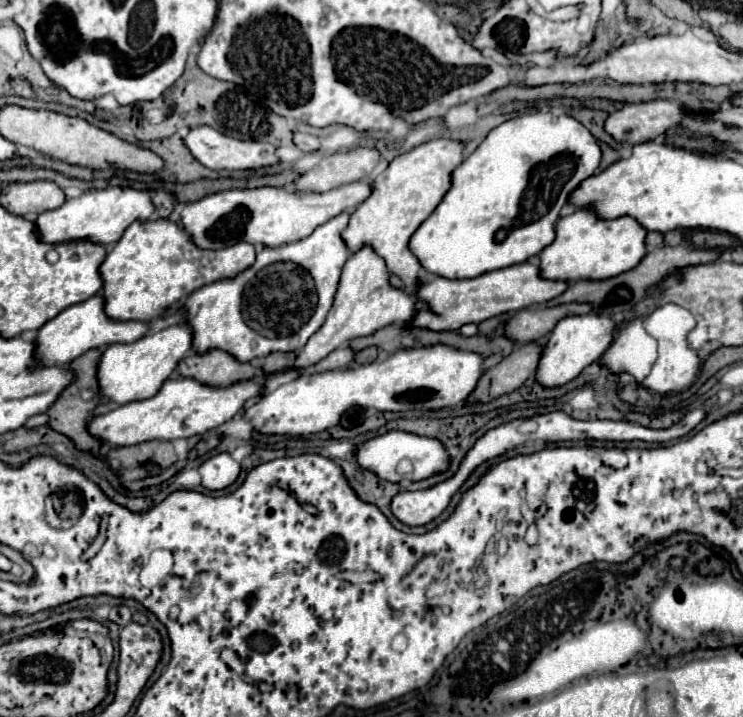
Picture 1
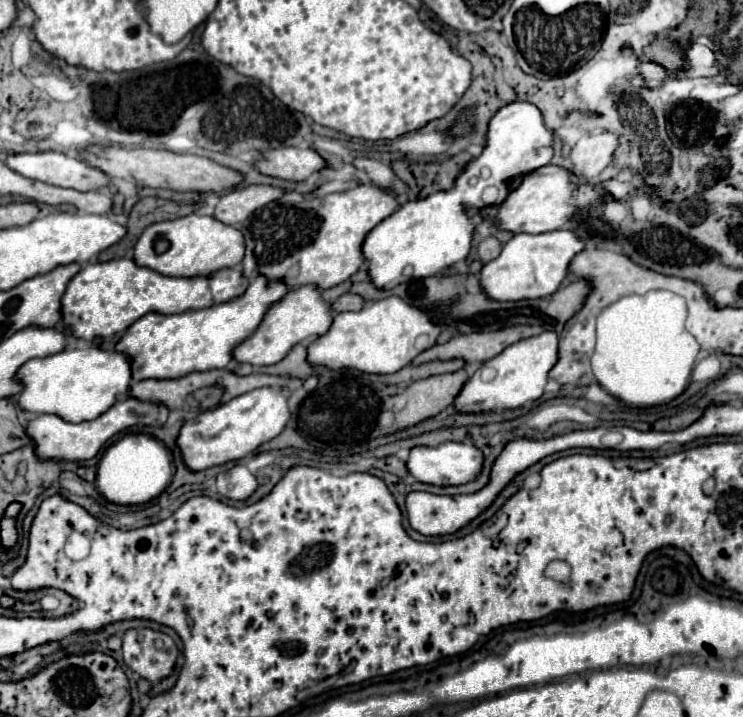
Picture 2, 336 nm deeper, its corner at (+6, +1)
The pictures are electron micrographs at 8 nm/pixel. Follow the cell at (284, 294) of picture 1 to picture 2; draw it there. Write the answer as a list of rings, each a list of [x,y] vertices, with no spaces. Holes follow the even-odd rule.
[[[257,276],[249,284],[245,294],[231,302],[169,316],[155,312],[145,314],[123,332],[123,336],[115,344],[115,352],[121,352],[129,358],[131,376],[135,380],[173,380],[183,378],[191,372],[225,368],[233,358],[233,344],[239,344],[241,340],[245,340],[245,336],[251,336],[257,330],[261,316],[265,316],[269,304],[281,300],[285,292],[287,286],[283,282],[273,282]]]

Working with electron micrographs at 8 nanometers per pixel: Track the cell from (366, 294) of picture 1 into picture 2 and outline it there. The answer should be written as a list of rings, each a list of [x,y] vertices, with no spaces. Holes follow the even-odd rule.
[[[313,284],[293,288],[279,302],[271,304],[257,330],[233,348],[233,358],[237,362],[247,362],[255,368],[277,364],[285,356],[285,352],[289,352],[289,348],[293,348],[295,344],[325,334],[329,330],[331,320],[333,312],[329,310],[329,302],[321,298],[321,292]]]

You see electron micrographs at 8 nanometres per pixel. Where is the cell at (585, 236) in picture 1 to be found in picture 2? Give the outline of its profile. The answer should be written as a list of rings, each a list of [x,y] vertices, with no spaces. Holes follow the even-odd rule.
[[[553,230],[545,234],[515,234],[501,250],[501,254],[483,264],[479,282],[489,300],[517,302],[553,294],[569,276],[569,262],[583,250],[583,242],[571,230]]]

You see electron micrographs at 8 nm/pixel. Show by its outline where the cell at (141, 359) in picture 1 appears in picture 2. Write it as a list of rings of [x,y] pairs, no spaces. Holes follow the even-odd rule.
[[[89,346],[83,350],[71,350],[71,352],[57,352],[45,358],[35,358],[25,362],[15,378],[23,384],[23,390],[17,398],[17,406],[25,412],[35,412],[35,414],[55,414],[63,418],[65,422],[85,422],[85,420],[95,420],[101,416],[101,412],[107,412],[115,404],[115,396],[119,392],[127,392],[127,384],[131,382],[131,364],[125,354],[119,354],[115,350],[99,350],[97,346]]]

